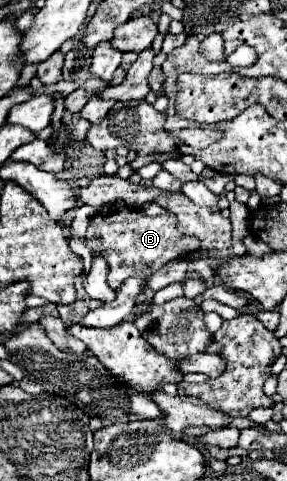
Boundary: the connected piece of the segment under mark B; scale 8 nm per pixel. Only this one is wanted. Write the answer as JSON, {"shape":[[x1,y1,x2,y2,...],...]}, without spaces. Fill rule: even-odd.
{"shape":[[118,203,104,206,102,209,106,209,106,212,100,211,96,214,90,220,86,232,86,238,102,238,102,246,96,252,104,254,108,262,108,286,112,290,118,290,130,274,136,274,146,266,158,270,166,262,174,258,186,258,190,252,200,248,200,242,196,238,186,236,176,228,176,218,172,212,164,212,160,216,146,216,142,210,125,206]]}

